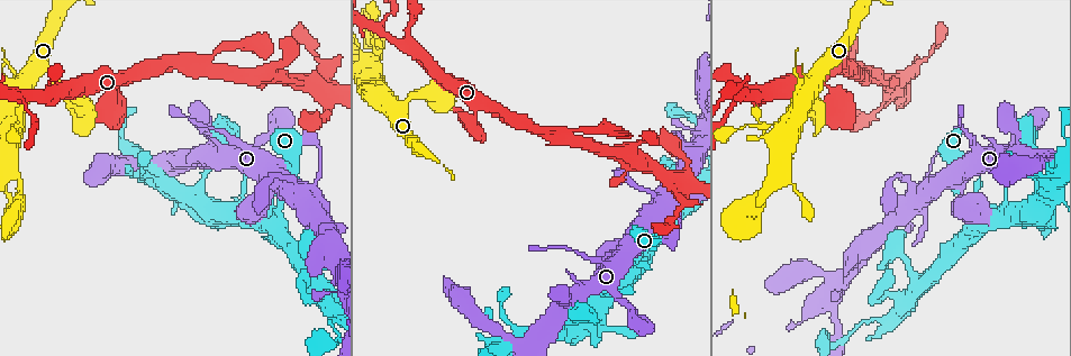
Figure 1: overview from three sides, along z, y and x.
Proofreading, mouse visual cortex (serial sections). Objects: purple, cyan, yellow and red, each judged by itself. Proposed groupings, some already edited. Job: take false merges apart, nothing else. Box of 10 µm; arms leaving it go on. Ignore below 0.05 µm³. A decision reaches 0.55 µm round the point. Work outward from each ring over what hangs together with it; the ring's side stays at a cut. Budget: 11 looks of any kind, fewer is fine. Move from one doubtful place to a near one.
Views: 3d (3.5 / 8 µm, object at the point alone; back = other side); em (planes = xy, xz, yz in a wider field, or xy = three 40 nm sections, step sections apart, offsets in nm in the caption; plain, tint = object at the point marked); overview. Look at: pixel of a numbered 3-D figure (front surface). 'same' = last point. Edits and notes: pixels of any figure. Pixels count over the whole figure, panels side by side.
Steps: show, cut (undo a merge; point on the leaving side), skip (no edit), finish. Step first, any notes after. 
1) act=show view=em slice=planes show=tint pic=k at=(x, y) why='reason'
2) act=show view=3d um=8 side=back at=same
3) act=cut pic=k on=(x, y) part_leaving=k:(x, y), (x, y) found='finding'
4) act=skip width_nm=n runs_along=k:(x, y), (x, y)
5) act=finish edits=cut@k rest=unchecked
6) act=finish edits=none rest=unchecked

act=show view=em slice=xy step=5 show=tint pic=1 at=(20, 95) why='four-way junction'

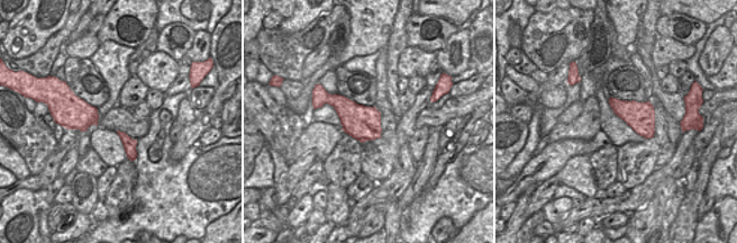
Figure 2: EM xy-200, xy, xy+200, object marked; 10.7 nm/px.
act=show view=3d um=3.5 at=same

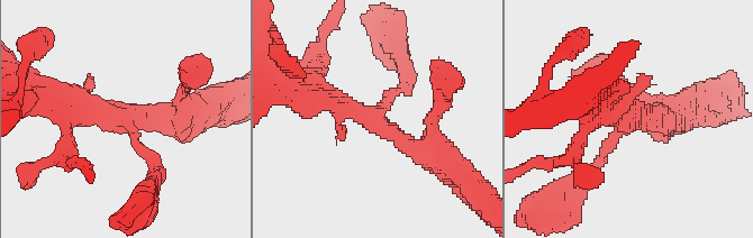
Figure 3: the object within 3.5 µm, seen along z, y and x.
act=skip runs_along=3:(446, 164), (338, 103), (321, 87) found='one cell here'

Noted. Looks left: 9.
act=show view=3d um=3.5 pic=1 at=(316, 302) why='sharp bend'

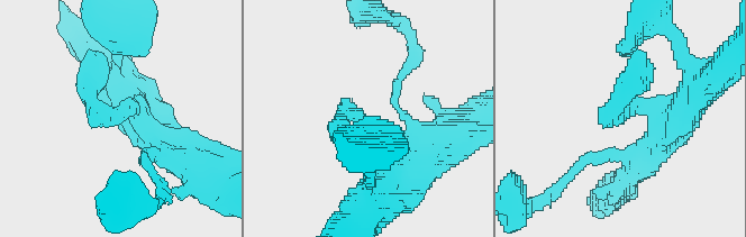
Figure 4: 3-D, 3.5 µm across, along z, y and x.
act=show view=em slice=xy step=3 show=tint pic=4 at=(115, 114)

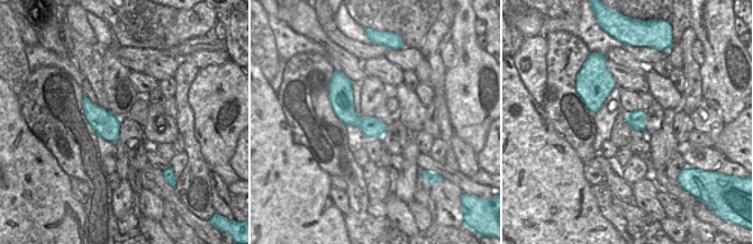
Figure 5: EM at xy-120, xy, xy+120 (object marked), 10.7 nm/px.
act=skip runs_along=5:(334, 99), (354, 119), (381, 132) found='all the same cell'

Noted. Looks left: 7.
act=show view=3d um=8 pic=1 at=(202, 192) why='small branch off a trunk'

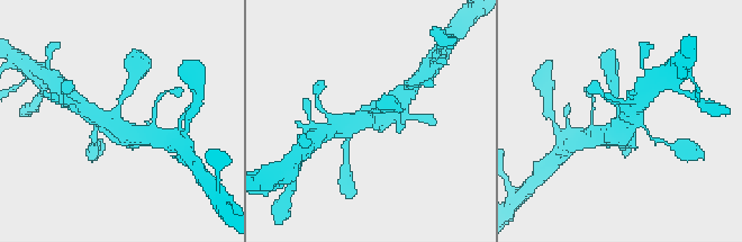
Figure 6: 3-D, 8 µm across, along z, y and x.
act=show view=3d um=3.5 at=same why='zoom in'

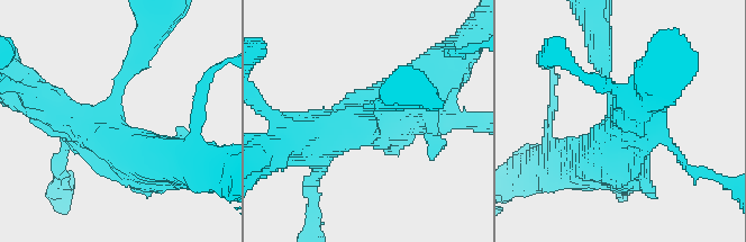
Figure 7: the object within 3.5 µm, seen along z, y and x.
act=show view=em slice=xy step=2 show=tint pic=7 at=(364, 113) arms=4 arm_widths_nm=150,350,500,600

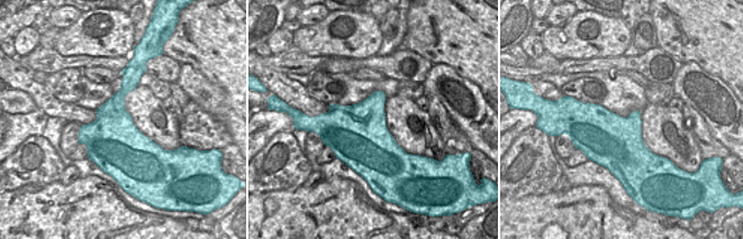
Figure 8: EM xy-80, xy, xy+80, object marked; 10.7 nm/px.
act=skip runs_along=7:(163, 161), (42, 102) found='all the same cell'

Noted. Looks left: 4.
act=show view=3d um=3.5 pic=1 at=(672, 183) why='four or more arms meet'

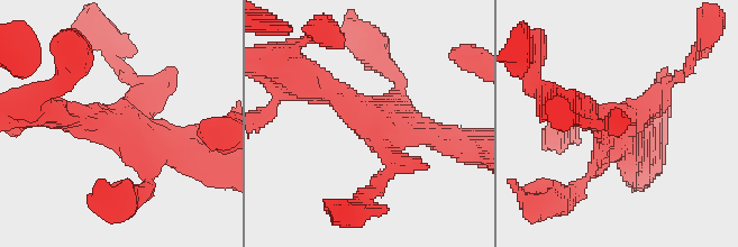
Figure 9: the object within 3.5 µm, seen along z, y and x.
act=show view=em slice=xy step=1 show=tint pic=9 at=(121, 120) arms=4 arm_widths_nm=200,250,300,350

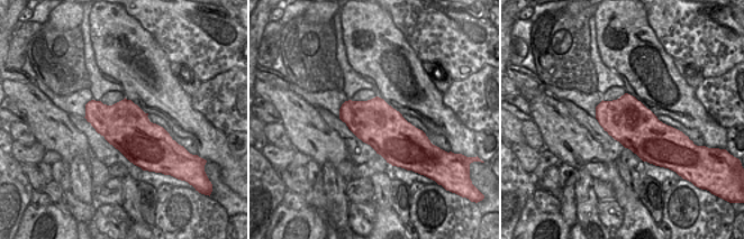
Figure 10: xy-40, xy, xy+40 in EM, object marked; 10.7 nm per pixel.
act=skip runs_along=9:(306, 83), (379, 126), (389, 172) found='all the same cell'

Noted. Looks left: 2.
act=finish edits=none rest=unchecked

